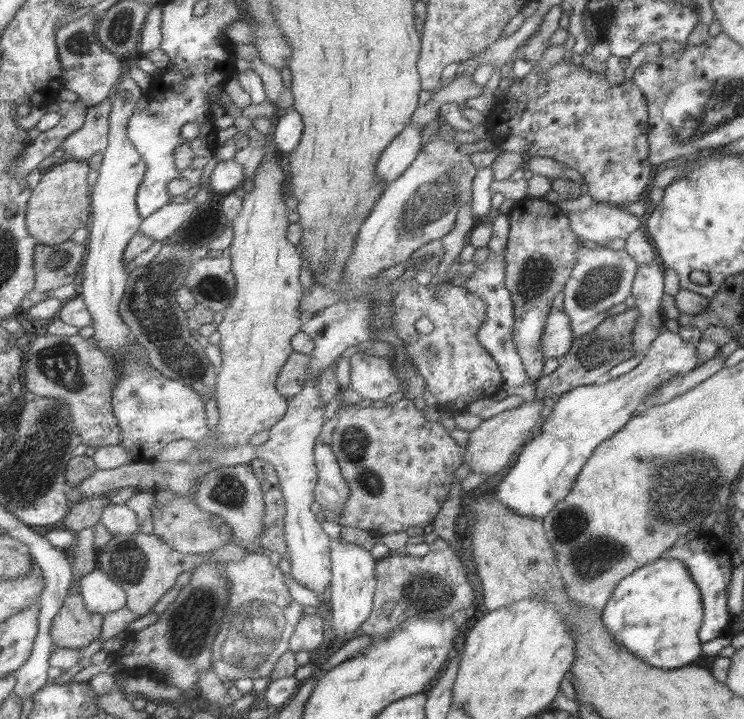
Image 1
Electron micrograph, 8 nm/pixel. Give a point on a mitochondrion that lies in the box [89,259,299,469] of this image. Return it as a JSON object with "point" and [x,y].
{"point":[214,287]}

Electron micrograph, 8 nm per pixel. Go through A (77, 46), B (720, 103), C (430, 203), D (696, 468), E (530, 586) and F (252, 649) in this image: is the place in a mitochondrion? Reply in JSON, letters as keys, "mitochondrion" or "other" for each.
{"A":"mitochondrion","B":"mitochondrion","C":"mitochondrion","D":"mitochondrion","E":"other","F":"mitochondrion"}

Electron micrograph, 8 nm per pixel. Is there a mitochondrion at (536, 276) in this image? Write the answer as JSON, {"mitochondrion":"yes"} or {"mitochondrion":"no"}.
{"mitochondrion":"yes"}

